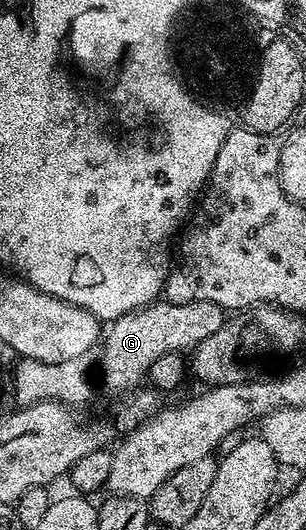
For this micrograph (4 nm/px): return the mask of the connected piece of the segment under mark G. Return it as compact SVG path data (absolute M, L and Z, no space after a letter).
M156 300L152 302L150 306L144 306L141 310L135 310L131 314L126 314L125 316L121 316L120 318L115 319L114 322L110 323L110 325L106 327L105 337L102 339L101 342L101 350L103 346L104 384L107 385L113 393L124 393L123 395L126 395L128 392L134 391L136 388L142 387L147 377L147 373L149 372L149 368L153 368L153 363L155 363L157 359L159 359L161 356L165 356L166 354L187 352L190 351L192 348L199 346L200 343L204 342L205 340L209 340L209 336L213 336L213 332L217 332L217 328L221 328L224 324L224 321L225 311L222 306L218 306L217 304L209 304L208 302L190 302L189 304L185 304L184 306L178 306L175 302L168 302L166 300Z

